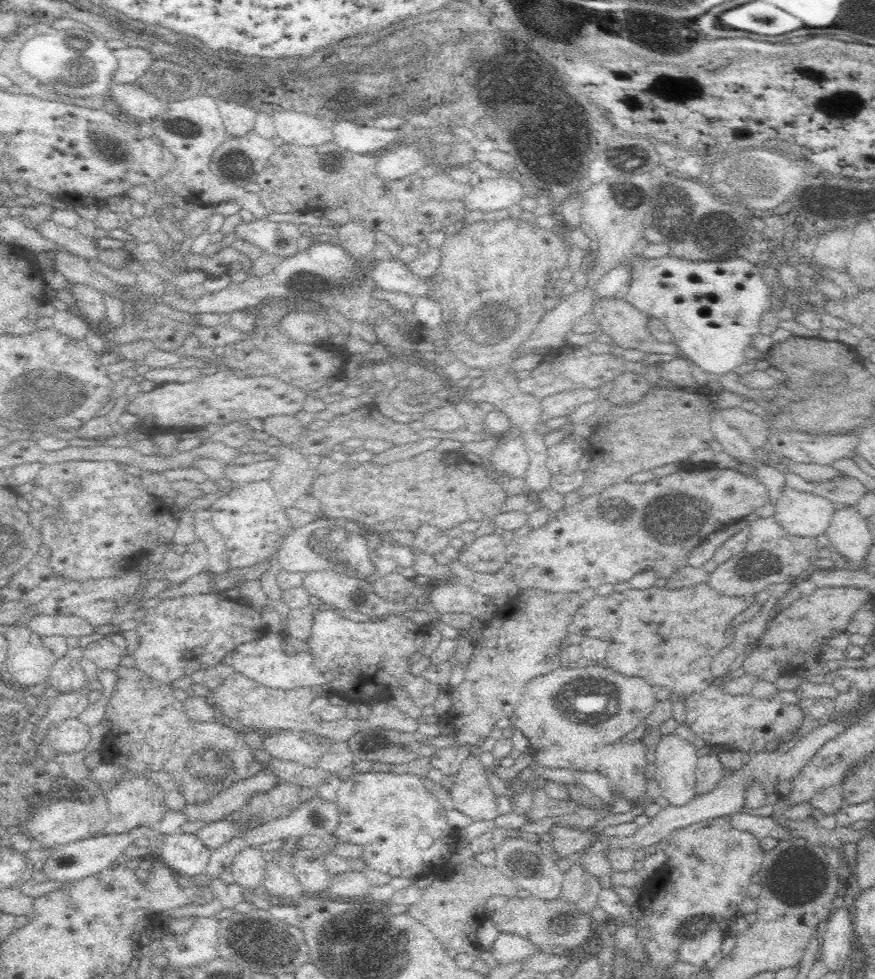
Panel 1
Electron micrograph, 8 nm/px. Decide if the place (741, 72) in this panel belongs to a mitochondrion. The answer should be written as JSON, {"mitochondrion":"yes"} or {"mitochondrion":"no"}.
{"mitochondrion":"no"}

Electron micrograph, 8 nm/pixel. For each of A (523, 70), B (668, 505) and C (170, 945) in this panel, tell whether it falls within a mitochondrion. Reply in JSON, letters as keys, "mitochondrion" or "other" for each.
{"A":"mitochondrion","B":"mitochondrion","C":"other"}

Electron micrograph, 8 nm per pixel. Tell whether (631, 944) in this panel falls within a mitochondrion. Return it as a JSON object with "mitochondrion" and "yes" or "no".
{"mitochondrion":"no"}

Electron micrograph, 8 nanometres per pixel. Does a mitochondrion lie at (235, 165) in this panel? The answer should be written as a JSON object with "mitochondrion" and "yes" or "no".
{"mitochondrion":"yes"}

